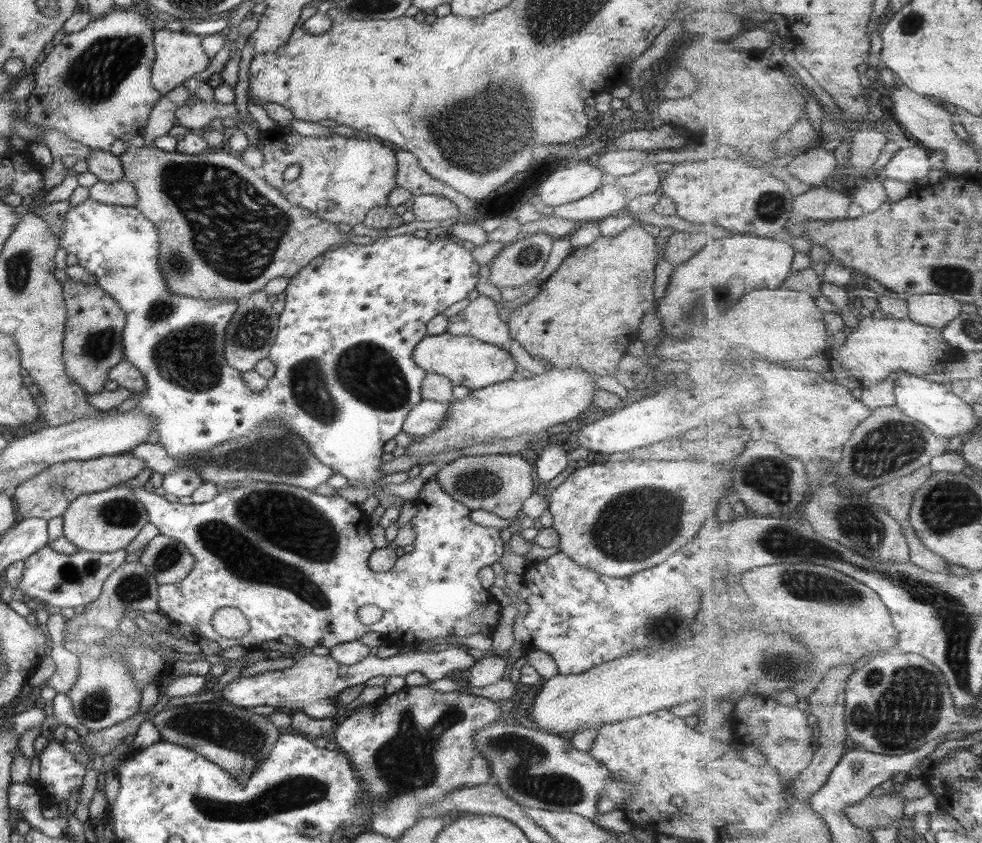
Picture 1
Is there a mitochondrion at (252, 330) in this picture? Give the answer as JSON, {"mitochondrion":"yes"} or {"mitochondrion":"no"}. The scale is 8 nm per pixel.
{"mitochondrion":"yes"}

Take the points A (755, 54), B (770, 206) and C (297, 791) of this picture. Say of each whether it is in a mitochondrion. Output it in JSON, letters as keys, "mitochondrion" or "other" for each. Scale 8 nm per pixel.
{"A":"other","B":"mitochondrion","C":"mitochondrion"}

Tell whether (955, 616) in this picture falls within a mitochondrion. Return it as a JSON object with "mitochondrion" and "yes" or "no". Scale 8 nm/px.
{"mitochondrion":"yes"}

